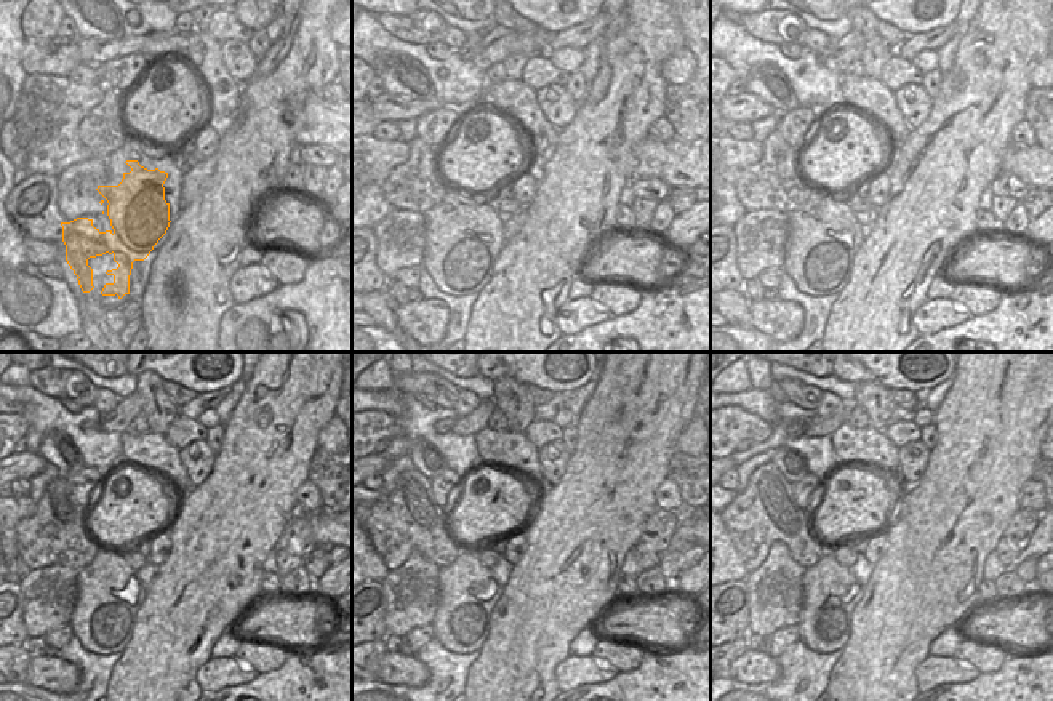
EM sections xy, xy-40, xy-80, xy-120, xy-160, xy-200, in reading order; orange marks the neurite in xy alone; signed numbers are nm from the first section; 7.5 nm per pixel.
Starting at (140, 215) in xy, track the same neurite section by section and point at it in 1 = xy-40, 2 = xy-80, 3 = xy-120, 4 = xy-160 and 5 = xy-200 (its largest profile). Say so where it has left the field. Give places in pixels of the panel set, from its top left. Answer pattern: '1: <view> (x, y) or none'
1: xy-40 (484, 240)
2: xy-80 (844, 236)
3: xy-120 (127, 594)
4: xy-160 (482, 592)
5: xy-200 (842, 592)

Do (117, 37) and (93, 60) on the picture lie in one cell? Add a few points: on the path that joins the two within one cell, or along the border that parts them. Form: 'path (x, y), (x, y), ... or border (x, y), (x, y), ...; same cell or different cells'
path (112, 44), (100, 55); same cell

